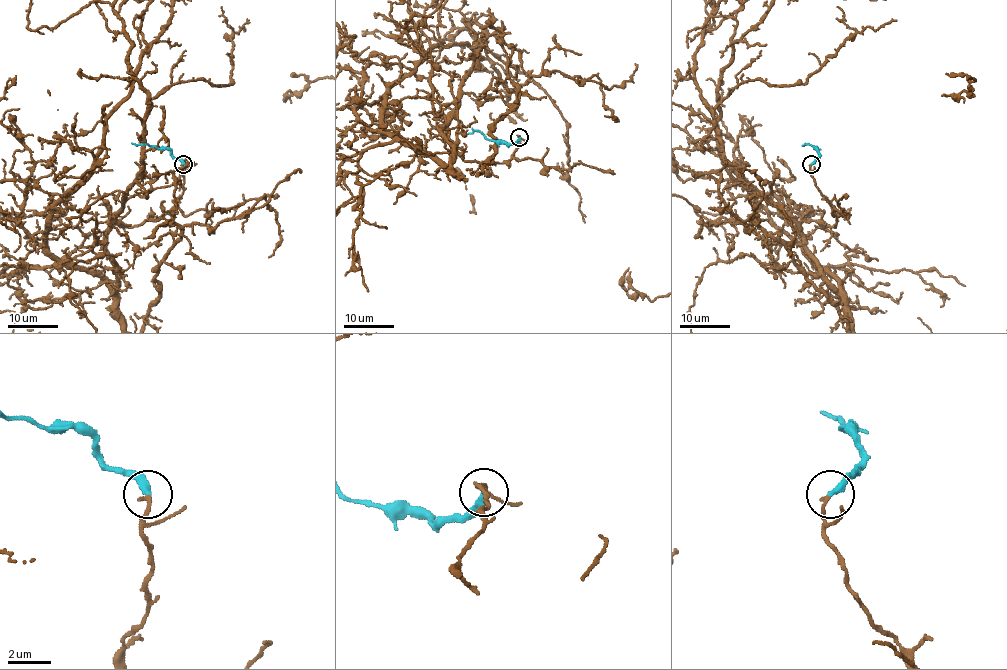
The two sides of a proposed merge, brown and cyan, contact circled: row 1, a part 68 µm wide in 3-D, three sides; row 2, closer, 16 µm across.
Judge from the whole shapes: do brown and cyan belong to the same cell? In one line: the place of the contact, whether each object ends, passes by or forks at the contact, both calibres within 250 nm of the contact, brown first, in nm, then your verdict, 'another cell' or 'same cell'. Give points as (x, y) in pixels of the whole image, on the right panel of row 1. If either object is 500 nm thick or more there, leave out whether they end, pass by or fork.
place (811, 164); brown ends; cyan ends; calibres 180 and 340 nm; same cell

